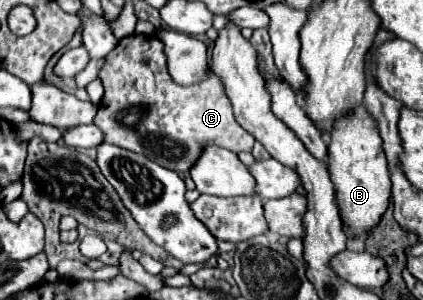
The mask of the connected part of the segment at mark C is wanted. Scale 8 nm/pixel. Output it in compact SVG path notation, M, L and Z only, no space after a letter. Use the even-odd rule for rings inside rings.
M132 34L118 40L116 48L106 56L104 68L100 68L100 80L104 82L104 98L98 106L98 114L94 116L94 124L102 130L104 142L120 146L124 150L144 154L156 164L174 170L188 172L198 160L198 152L206 144L218 144L232 152L250 152L254 144L254 136L248 134L234 118L230 98L224 92L224 84L220 78L210 72L206 80L194 86L178 86L166 70L166 56L162 54L162 42L154 36Z

